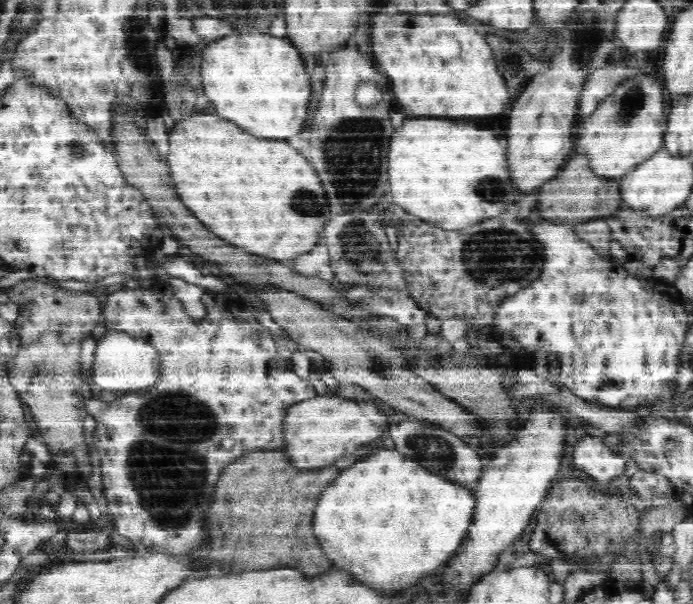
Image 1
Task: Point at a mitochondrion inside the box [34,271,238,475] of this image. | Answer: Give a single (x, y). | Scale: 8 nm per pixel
(58, 326)

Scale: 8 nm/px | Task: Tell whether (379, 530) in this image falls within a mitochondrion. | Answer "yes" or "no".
no

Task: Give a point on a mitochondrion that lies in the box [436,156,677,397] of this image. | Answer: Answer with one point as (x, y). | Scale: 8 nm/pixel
(508, 259)

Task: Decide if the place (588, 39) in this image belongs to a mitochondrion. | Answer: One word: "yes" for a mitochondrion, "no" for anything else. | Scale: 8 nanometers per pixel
yes

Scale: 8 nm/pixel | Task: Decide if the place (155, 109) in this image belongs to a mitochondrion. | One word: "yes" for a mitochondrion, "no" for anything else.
no

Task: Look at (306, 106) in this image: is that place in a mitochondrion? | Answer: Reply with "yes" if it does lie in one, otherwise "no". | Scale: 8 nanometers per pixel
no

